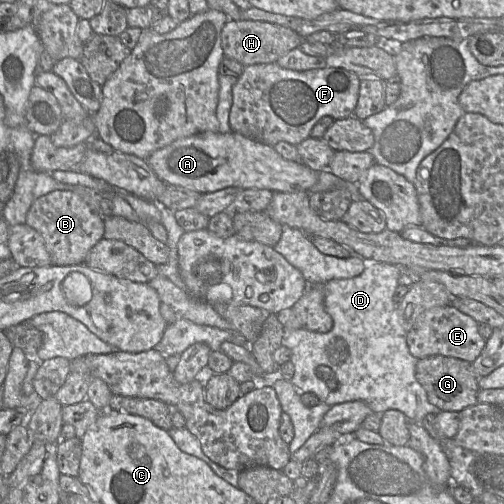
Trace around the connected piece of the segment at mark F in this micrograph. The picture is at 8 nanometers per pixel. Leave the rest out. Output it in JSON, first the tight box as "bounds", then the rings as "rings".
{"bounds":[230,62,361,146],"rings":[[[276,62],[246,66],[232,88],[230,128],[232,131],[260,143],[274,146],[278,142],[285,141],[297,146],[303,140],[311,137],[313,126],[322,117],[330,116],[336,120],[353,114],[359,97],[360,81],[361,79],[356,73],[338,67],[295,71],[282,68]]]}

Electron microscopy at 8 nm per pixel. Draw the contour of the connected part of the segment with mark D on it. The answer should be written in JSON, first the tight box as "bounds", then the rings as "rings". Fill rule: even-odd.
{"bounds":[282,262,435,417],"rings":[[[368,262],[366,263],[366,268],[364,269],[364,271],[356,277],[347,278],[347,279],[333,279],[326,282],[324,284],[324,291],[325,291],[324,306],[326,312],[333,319],[333,327],[327,333],[319,333],[319,332],[303,329],[301,322],[297,319],[297,317],[294,315],[292,311],[291,317],[289,317],[288,321],[286,322],[286,335],[282,340],[282,346],[289,348],[291,351],[290,361],[293,363],[295,367],[295,373],[292,379],[290,380],[290,382],[292,383],[292,385],[295,386],[295,388],[300,393],[313,393],[319,398],[321,402],[325,402],[327,405],[331,407],[347,402],[361,401],[364,402],[371,409],[372,414],[377,414],[377,415],[381,415],[388,410],[397,410],[403,413],[406,417],[409,417],[409,414],[415,413],[416,408],[414,408],[414,411],[412,411],[411,407],[408,408],[407,407],[408,401],[415,401],[414,404],[420,404],[421,410],[424,410],[424,413],[428,413],[428,412],[435,413],[435,406],[429,403],[424,388],[416,379],[415,369],[416,369],[416,363],[418,359],[412,356],[409,351],[407,345],[407,332],[403,329],[403,327],[399,323],[398,309],[393,299],[395,290],[399,285],[399,278],[403,273],[403,271],[404,269],[397,265],[392,265],[384,262]],[[318,366],[328,366],[333,370],[336,379],[338,381],[338,388],[335,391],[330,391],[329,388],[326,386],[325,382],[316,376],[315,371]]]}

